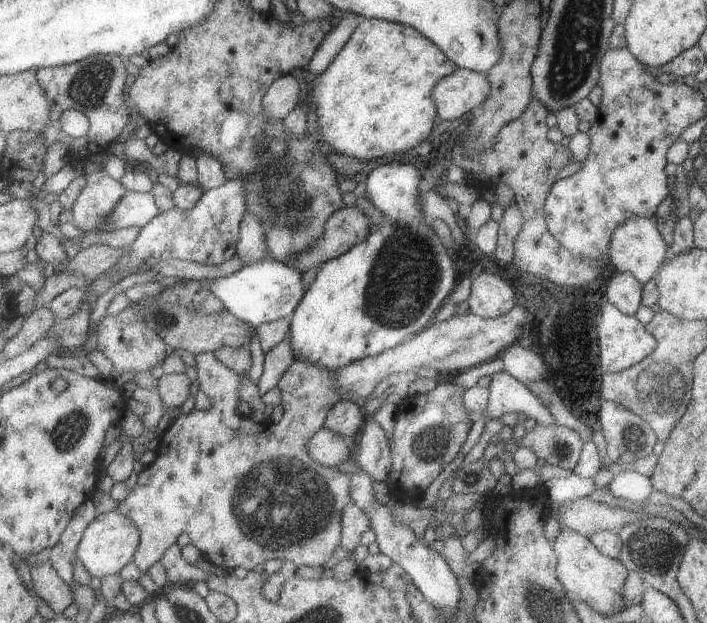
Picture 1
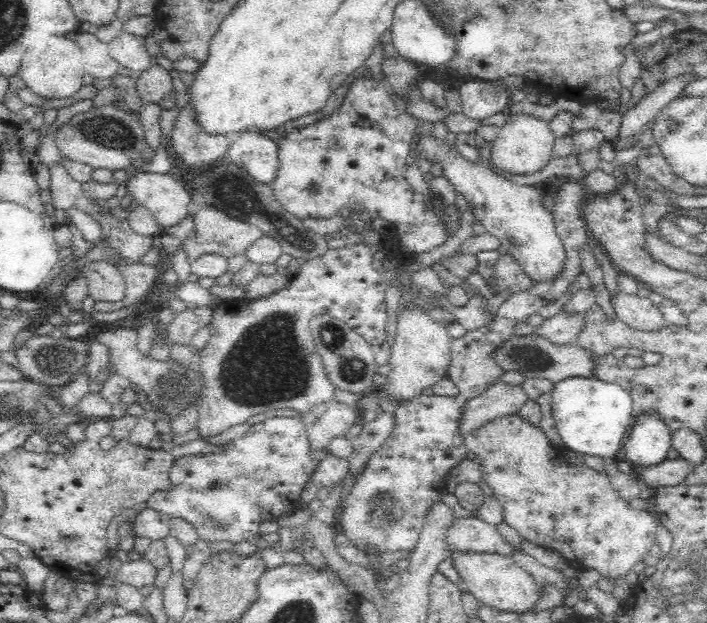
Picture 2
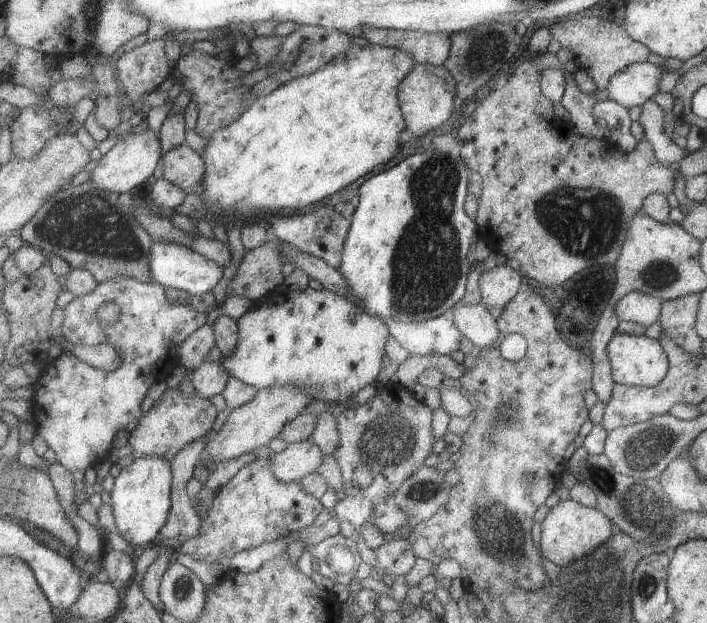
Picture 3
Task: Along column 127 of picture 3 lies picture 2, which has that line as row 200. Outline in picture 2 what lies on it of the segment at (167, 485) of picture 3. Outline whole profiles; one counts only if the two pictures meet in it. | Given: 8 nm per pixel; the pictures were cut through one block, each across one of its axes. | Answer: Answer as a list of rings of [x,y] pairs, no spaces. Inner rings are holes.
[[[433,135],[423,136],[423,138],[414,138],[417,144],[416,152],[422,153],[425,158],[439,162],[443,168],[443,174],[449,180],[453,188],[461,193],[467,203],[471,206],[471,212],[476,218],[478,230],[489,232],[499,238],[502,247],[508,251],[508,255],[515,260],[515,263],[522,268],[523,275],[534,284],[554,284],[564,272],[566,272],[566,252],[563,242],[556,232],[554,221],[550,211],[543,207],[542,191],[539,191],[533,185],[519,185],[514,181],[508,180],[502,175],[495,173],[490,166],[482,163],[472,164],[460,153],[450,151],[450,145],[442,145]]]

